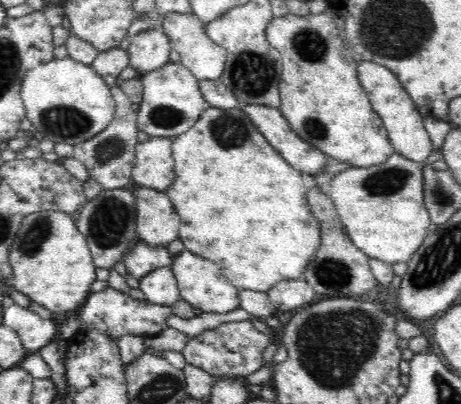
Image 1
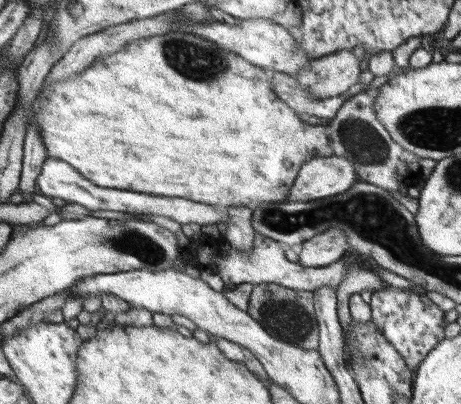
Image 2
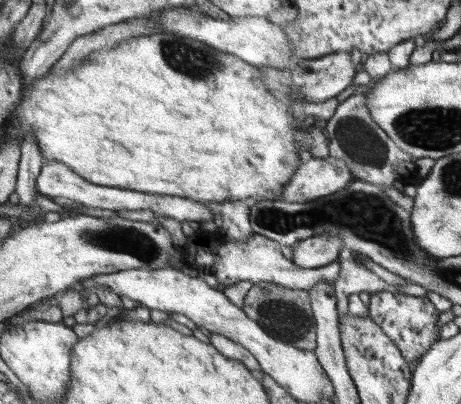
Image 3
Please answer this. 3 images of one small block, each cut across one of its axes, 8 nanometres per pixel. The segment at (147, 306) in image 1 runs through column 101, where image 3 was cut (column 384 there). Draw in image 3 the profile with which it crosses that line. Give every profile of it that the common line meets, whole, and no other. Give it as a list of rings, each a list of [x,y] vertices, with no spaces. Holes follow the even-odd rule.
[[[373,292],[369,294],[367,312],[367,316],[383,328],[383,332],[397,344],[397,348],[405,354],[405,358],[409,358],[411,364],[417,364],[419,358],[431,348],[431,344],[439,340],[439,332],[435,330],[439,312],[435,312],[433,304],[427,298],[403,296],[393,292]]]

